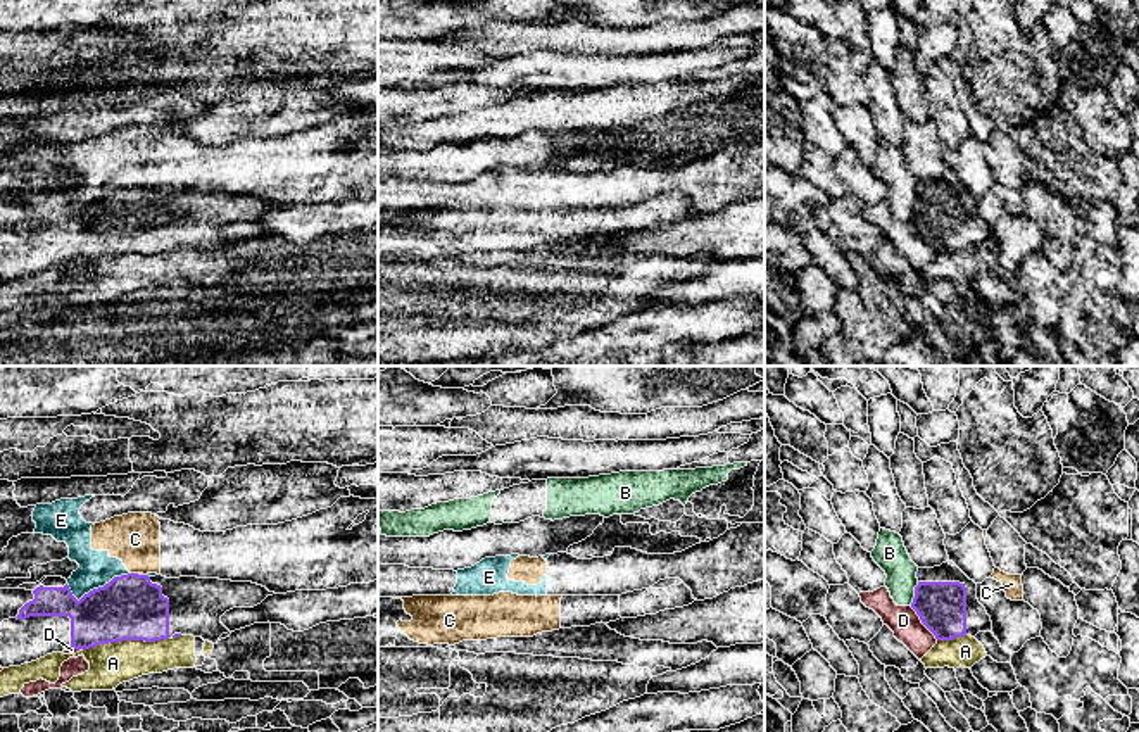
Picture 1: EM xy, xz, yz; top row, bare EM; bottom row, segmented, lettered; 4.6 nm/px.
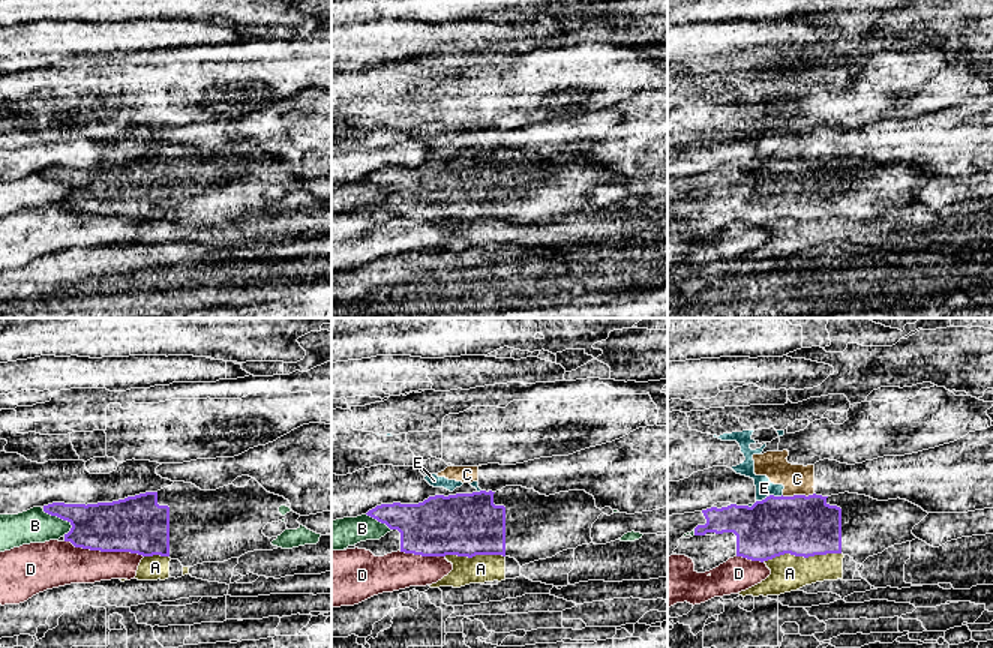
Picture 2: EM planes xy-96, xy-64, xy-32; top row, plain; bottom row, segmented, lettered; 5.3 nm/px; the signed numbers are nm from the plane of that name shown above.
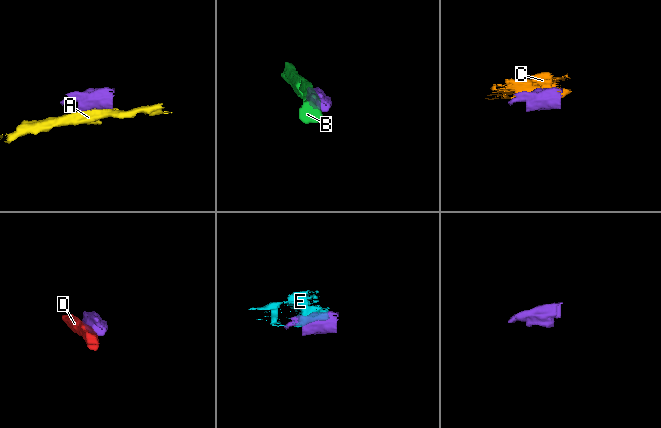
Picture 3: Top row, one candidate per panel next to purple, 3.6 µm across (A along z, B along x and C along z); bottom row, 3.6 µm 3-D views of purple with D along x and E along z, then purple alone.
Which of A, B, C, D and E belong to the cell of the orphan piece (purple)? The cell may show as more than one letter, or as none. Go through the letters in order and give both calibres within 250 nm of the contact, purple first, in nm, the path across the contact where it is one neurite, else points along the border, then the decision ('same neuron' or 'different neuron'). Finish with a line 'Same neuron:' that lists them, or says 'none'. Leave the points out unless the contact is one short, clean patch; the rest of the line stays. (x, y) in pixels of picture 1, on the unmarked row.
A: 300/200 nm | different neuron
B: 220/150 nm | different neuron
C: 300/240 nm | along xy (130, 185), (137, 187) | different neuron
D: 220/140 nm | different neuron
E: 300/160 nm | different neuron
Same neuron: none

